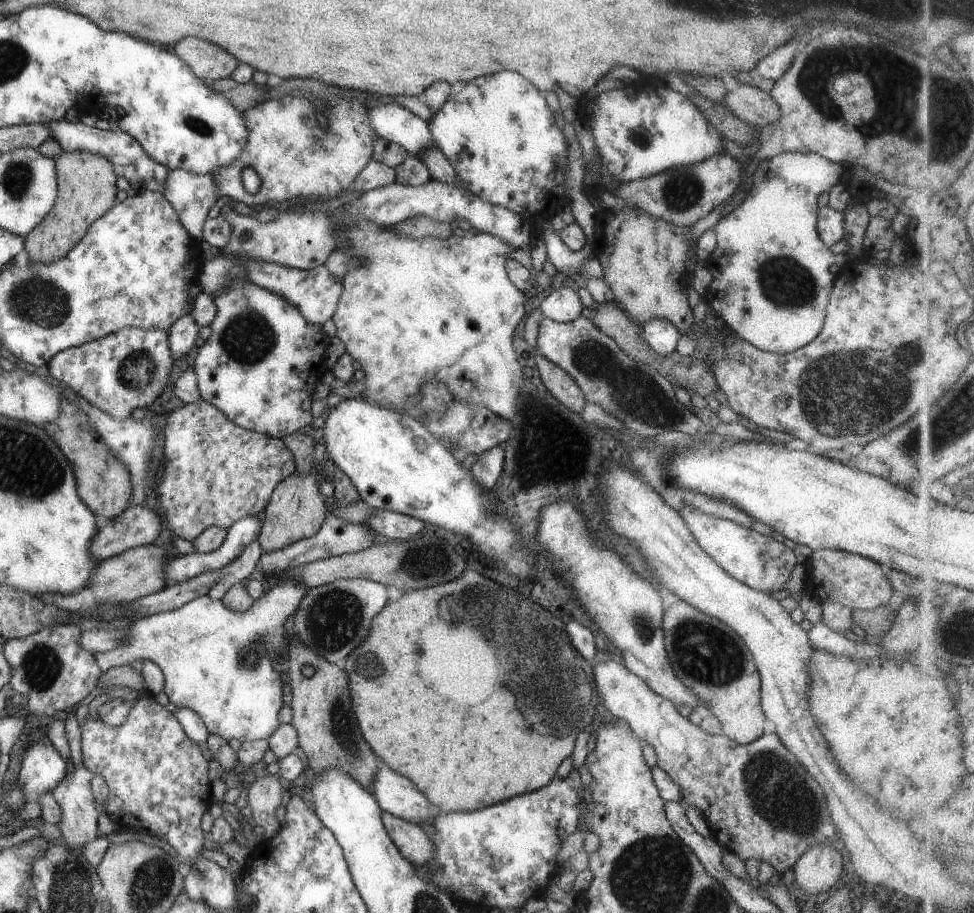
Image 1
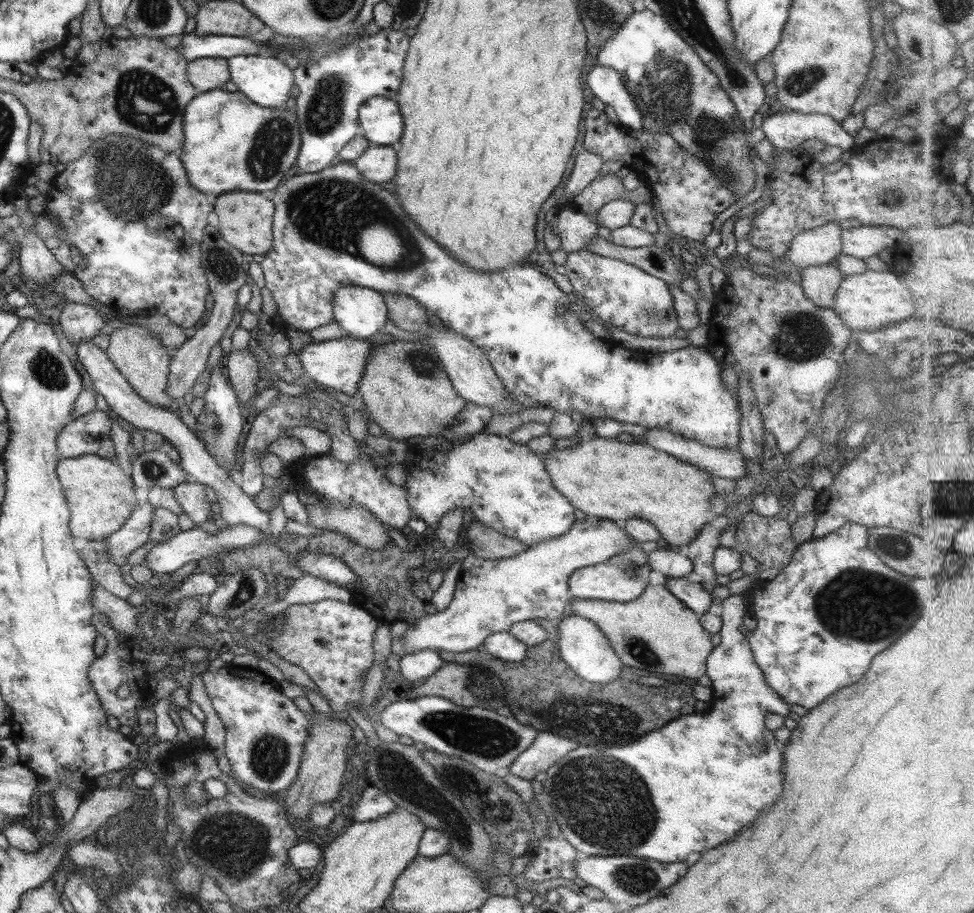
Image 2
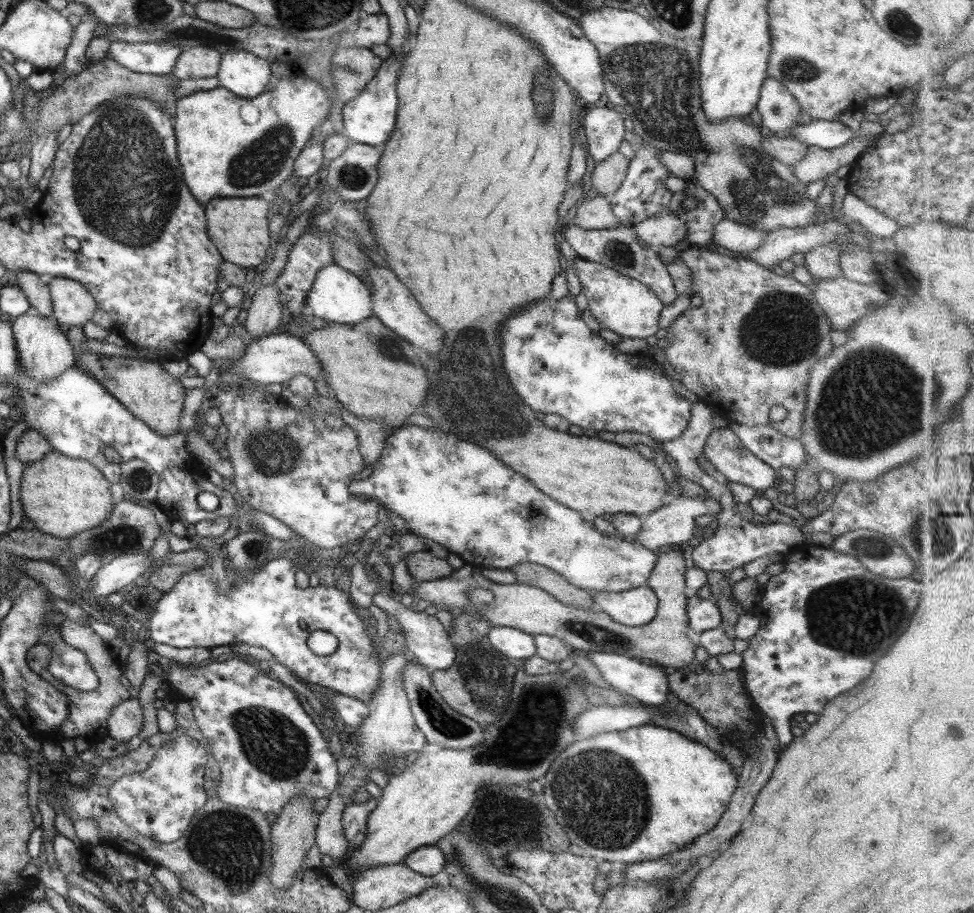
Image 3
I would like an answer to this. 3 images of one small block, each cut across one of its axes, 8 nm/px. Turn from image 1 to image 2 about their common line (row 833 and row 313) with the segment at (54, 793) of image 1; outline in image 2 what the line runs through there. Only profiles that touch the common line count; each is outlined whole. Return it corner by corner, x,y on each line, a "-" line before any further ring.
65,303
59,315
59,327
67,341
77,348
77,343
89,339
99,332
104,324
93,307
81,303

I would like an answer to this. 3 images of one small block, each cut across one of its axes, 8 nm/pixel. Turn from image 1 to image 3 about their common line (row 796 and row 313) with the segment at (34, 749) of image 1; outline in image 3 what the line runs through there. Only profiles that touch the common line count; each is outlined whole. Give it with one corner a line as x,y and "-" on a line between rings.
34,311
25,313
11,319
12,335
15,339
19,363
24,376
35,382
46,382
57,378
66,368
74,366
73,349
53,318
45,318

